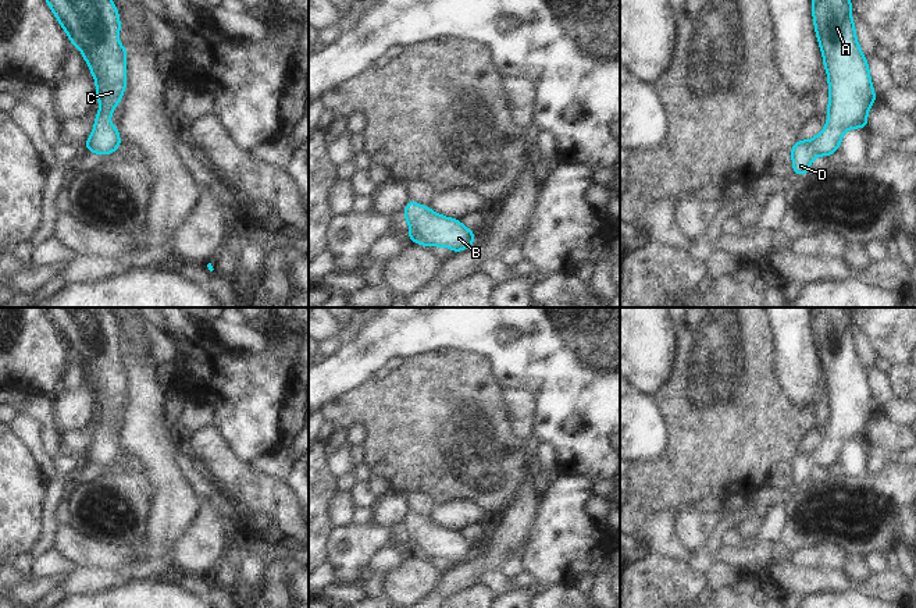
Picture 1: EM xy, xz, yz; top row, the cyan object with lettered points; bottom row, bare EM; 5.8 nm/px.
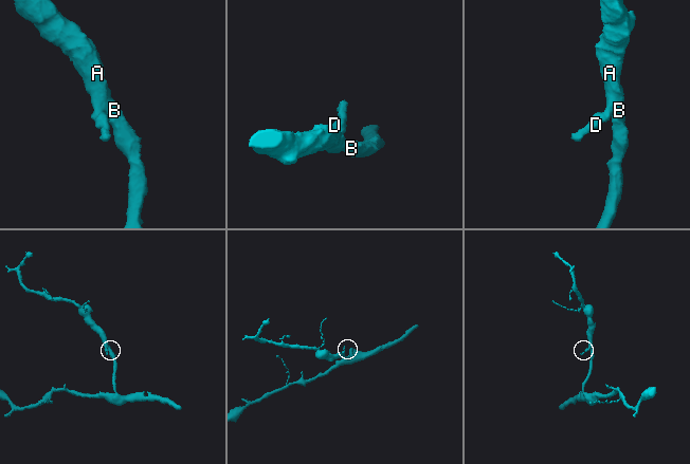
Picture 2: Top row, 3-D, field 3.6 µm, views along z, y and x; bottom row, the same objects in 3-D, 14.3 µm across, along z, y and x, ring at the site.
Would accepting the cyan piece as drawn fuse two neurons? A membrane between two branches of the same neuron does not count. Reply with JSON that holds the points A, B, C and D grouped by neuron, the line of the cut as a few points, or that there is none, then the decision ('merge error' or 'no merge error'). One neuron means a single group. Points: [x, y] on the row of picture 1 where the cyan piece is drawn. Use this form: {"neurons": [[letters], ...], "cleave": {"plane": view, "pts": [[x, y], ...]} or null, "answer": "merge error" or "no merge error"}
{"neurons": [["A", "B", "C", "D"]], "cleave": null, "answer": "no merge error"}

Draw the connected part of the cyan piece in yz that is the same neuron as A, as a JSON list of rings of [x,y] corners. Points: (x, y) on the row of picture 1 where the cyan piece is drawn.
[[[812,0],[815,31],[828,74],[827,125],[810,141],[792,149],[794,173],[805,175],[816,156],[834,153],[842,134],[866,128],[867,111],[876,102],[867,58],[856,40],[851,0]]]

